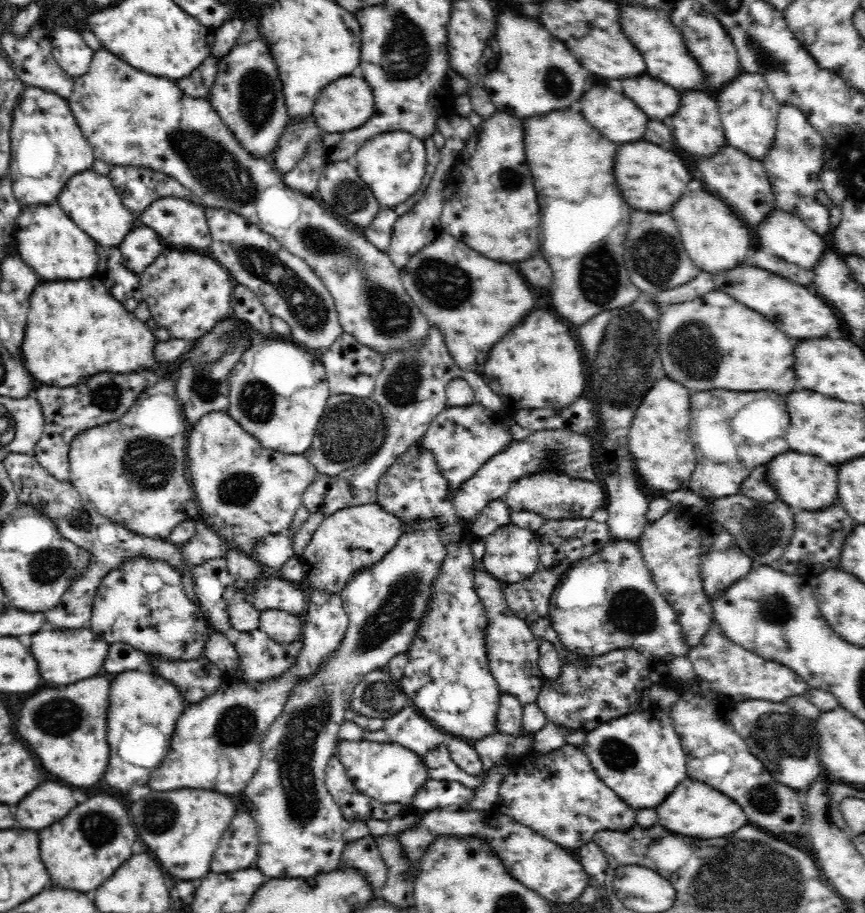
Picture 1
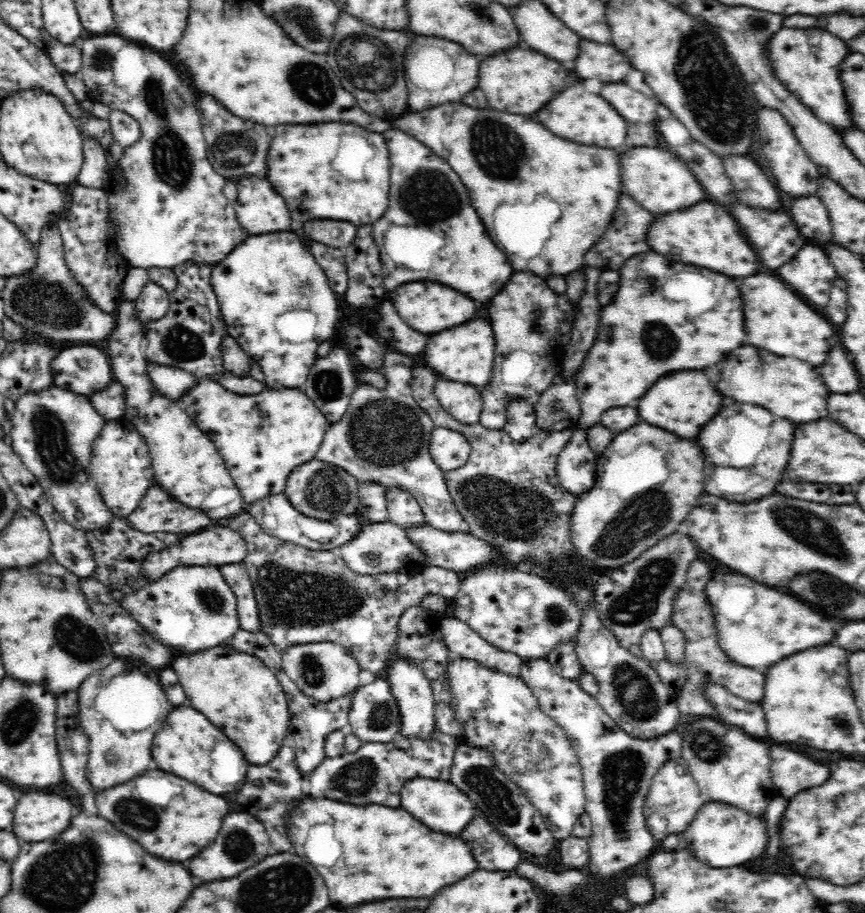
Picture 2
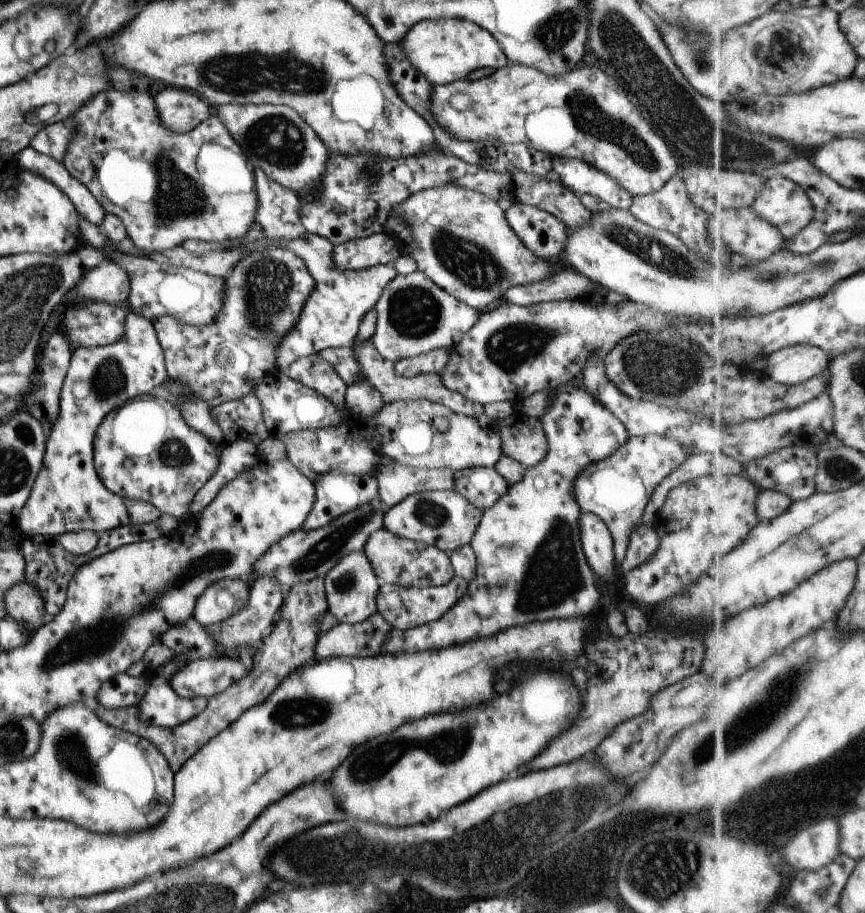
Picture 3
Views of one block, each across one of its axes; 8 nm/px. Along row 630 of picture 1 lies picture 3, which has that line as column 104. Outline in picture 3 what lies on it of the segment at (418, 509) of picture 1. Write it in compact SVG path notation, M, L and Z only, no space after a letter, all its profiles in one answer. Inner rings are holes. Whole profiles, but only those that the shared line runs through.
M149 393L109 411L92 440L95 474L109 492L153 505L160 514L183 520L193 495L218 465L218 448L181 418L177 407Z

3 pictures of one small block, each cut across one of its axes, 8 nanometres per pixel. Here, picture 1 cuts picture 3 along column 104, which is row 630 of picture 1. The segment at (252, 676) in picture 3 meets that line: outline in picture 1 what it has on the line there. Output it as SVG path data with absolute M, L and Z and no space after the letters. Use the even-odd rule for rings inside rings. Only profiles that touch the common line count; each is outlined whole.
M715 620L704 635L702 642L689 649L688 657L697 676L707 680L720 696L728 694L728 696L740 698L740 700L732 700L732 703L745 700L782 703L782 700L786 700L788 696L798 696L808 690L805 679L800 678L800 675L791 668L774 661L766 661L744 647L733 644Z

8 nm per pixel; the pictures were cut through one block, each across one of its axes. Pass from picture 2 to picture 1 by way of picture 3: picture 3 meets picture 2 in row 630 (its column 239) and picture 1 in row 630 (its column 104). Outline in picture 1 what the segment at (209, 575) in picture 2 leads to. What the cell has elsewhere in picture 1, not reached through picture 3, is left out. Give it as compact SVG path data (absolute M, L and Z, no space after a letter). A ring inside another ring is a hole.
M134 556L120 562L96 589L91 628L108 644L126 643L164 659L189 661L205 656L212 626L209 613L182 586L182 573L161 558Z

